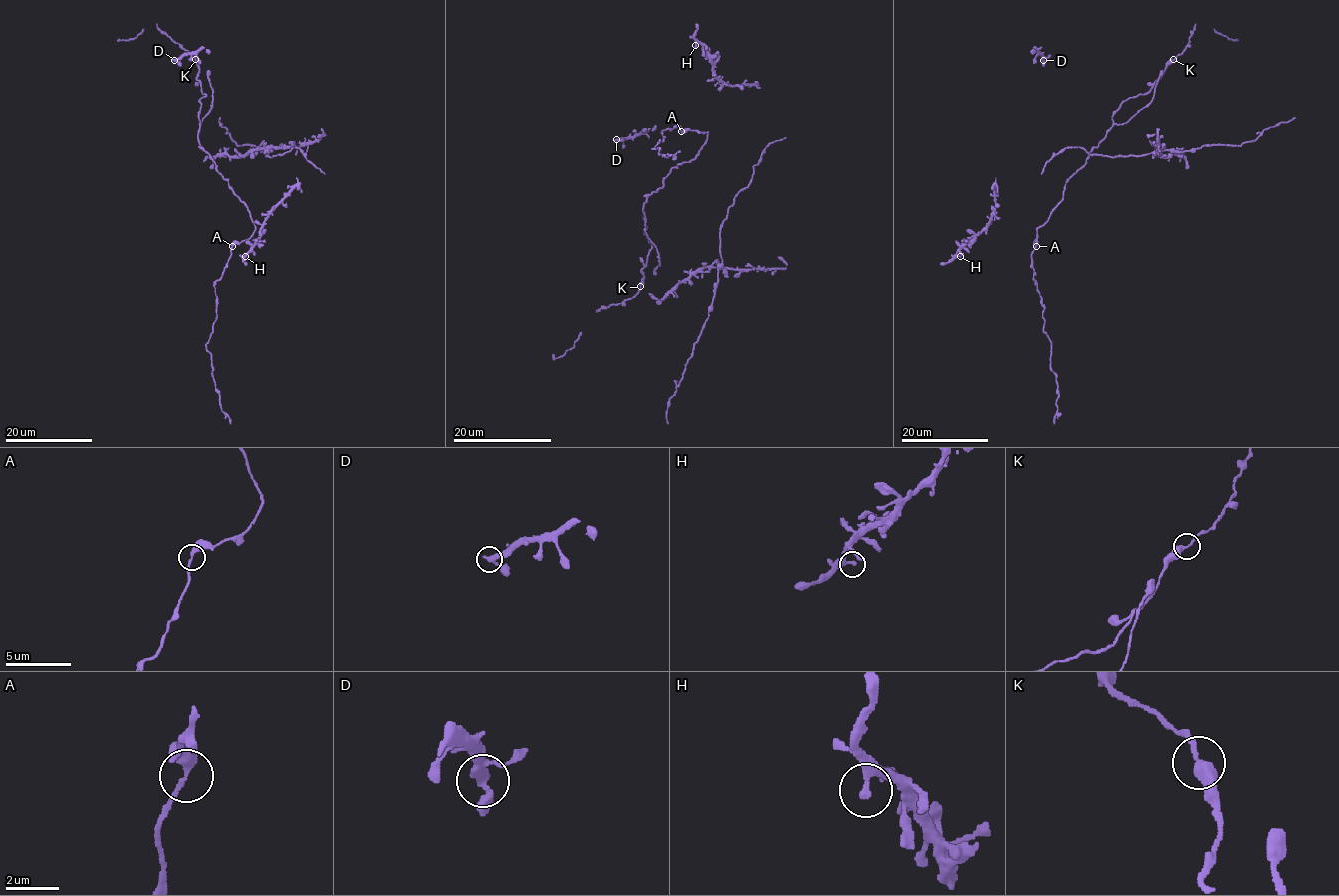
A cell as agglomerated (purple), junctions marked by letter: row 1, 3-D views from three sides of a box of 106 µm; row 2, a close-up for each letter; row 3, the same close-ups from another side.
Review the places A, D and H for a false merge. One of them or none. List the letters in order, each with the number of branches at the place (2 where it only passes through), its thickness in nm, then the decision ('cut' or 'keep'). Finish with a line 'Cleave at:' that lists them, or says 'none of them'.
A: branches 2; calibre 280 nm; keep
D: branches 2; calibre 280 nm; keep
H: branches 2; calibre 260 nm; keep
Cleave at: none of them

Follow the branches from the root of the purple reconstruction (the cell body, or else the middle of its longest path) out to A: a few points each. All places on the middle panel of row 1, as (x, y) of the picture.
A: (651, 242), (645, 232), (643, 203), (662, 186), (671, 169), (691, 161), (707, 139), (707, 132), (681, 131)

